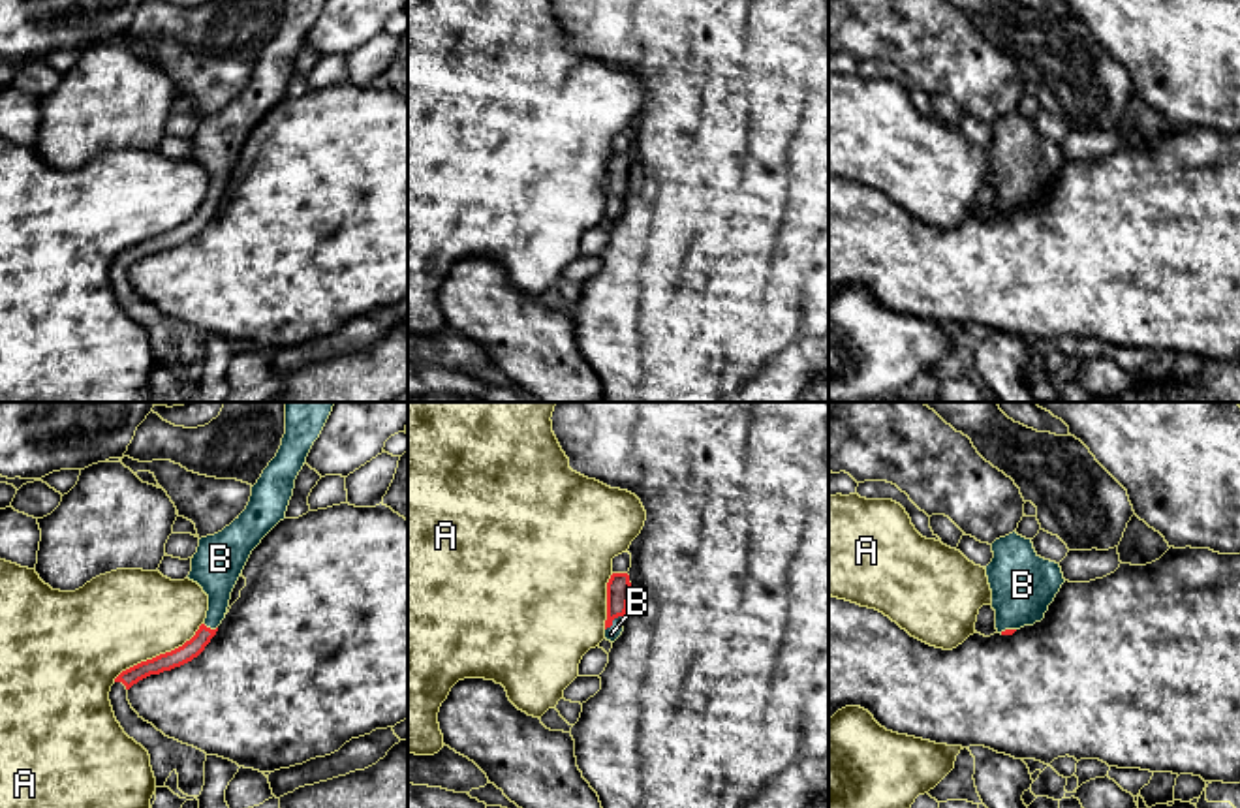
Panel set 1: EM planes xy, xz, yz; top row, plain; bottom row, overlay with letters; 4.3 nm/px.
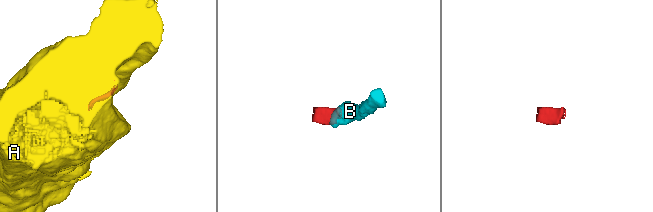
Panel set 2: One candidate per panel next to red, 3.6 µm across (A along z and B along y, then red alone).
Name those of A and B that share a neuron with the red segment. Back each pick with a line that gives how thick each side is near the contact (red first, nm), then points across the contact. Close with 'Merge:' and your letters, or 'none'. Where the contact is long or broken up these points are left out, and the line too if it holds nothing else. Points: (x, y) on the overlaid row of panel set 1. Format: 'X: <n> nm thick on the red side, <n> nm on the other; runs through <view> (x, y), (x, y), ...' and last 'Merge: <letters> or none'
B: 100 nm thick on the red side, 60 nm on the other; runs through xz (619, 585), (613, 619), (611, 634)
Merge: B

